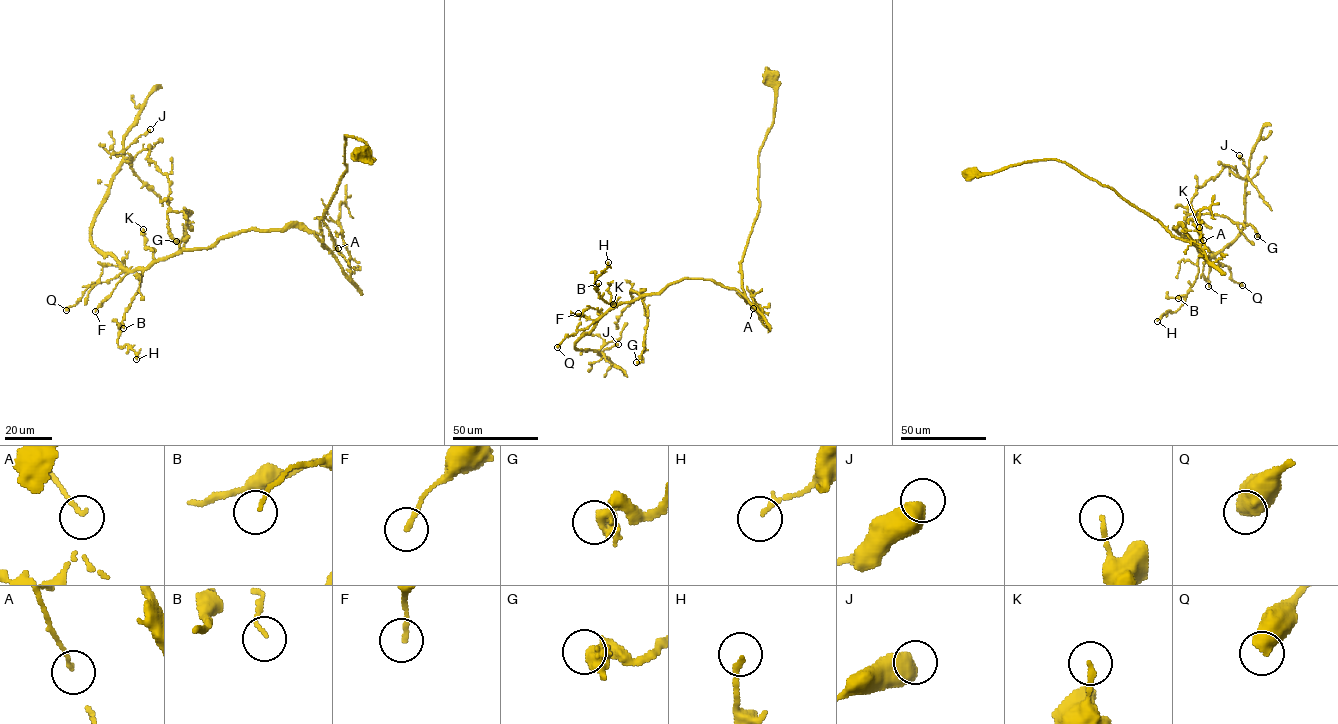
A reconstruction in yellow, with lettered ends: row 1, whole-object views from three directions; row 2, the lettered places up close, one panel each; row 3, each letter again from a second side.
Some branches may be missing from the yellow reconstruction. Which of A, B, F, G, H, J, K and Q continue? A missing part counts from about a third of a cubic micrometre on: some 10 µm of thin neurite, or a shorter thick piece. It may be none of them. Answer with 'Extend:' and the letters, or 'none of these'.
Extend: none of these

